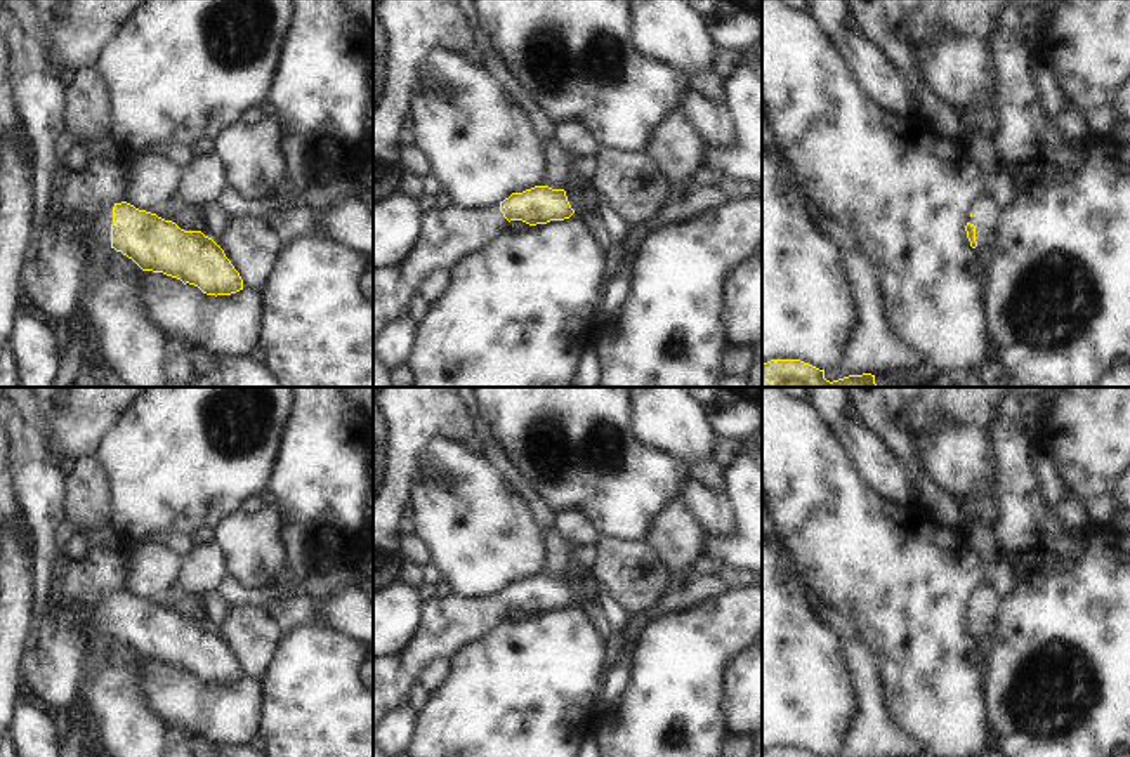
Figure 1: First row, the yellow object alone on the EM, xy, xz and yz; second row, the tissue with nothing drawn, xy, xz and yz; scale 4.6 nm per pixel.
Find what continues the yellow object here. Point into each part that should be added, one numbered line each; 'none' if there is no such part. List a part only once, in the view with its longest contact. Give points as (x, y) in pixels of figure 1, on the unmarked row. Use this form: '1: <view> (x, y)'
1: xy (103, 613)

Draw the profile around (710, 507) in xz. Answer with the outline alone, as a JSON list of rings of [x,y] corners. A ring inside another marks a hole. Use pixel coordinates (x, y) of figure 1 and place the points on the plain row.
[[[687,477],[679,491],[679,498],[708,535],[733,533],[736,530],[733,509],[722,490],[717,491],[706,488],[701,483]]]

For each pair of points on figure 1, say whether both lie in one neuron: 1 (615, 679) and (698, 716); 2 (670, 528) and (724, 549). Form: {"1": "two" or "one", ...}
{"1": "two", "2": "two"}

